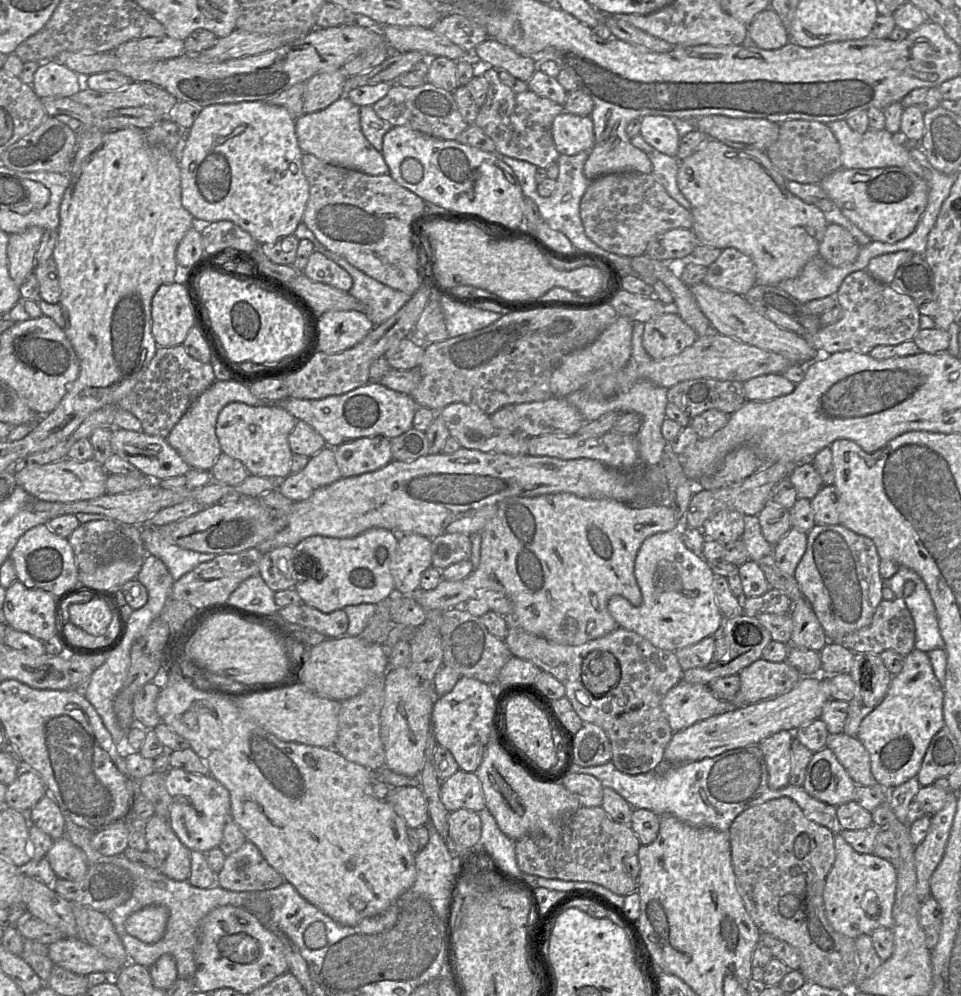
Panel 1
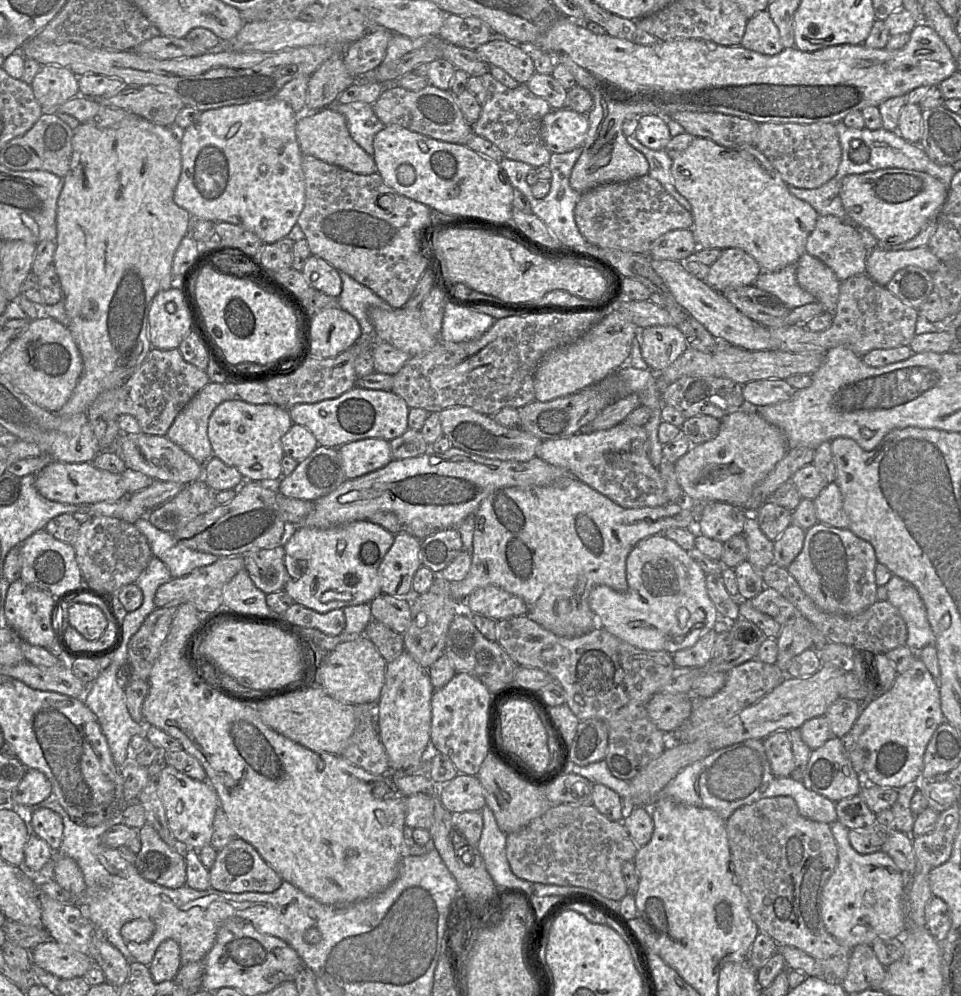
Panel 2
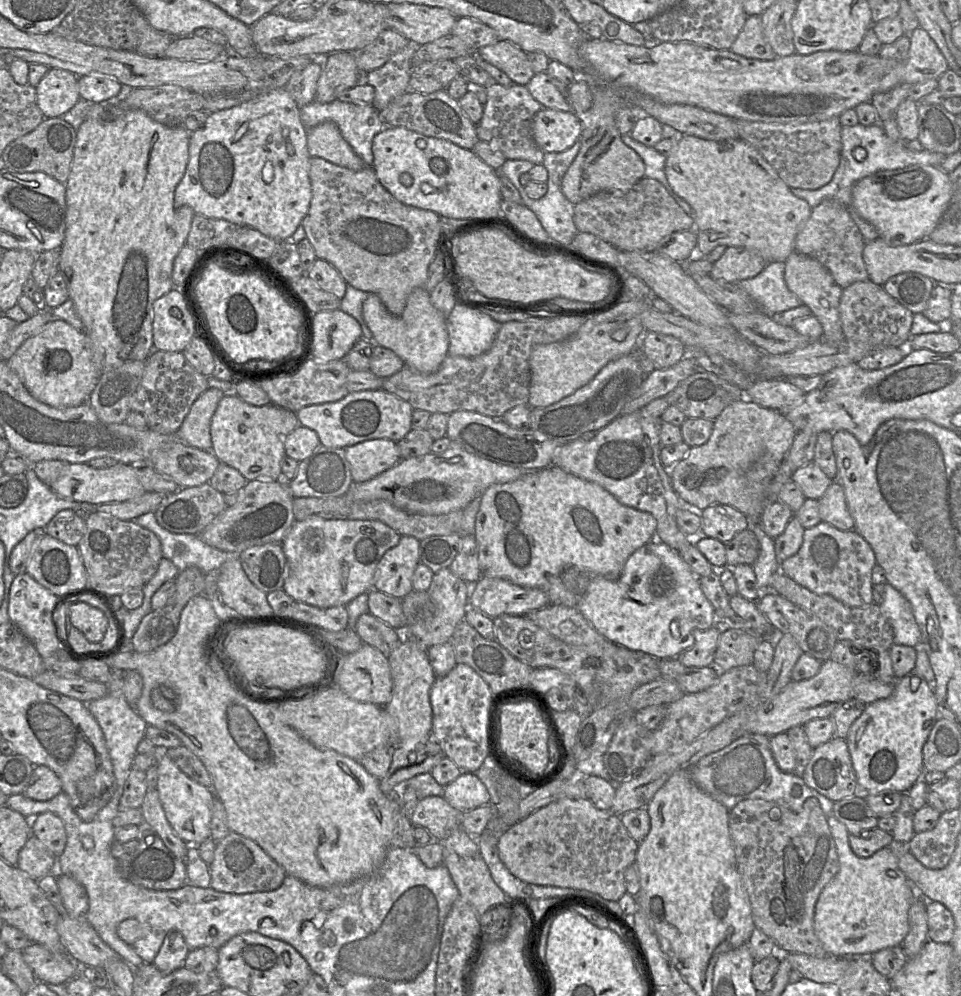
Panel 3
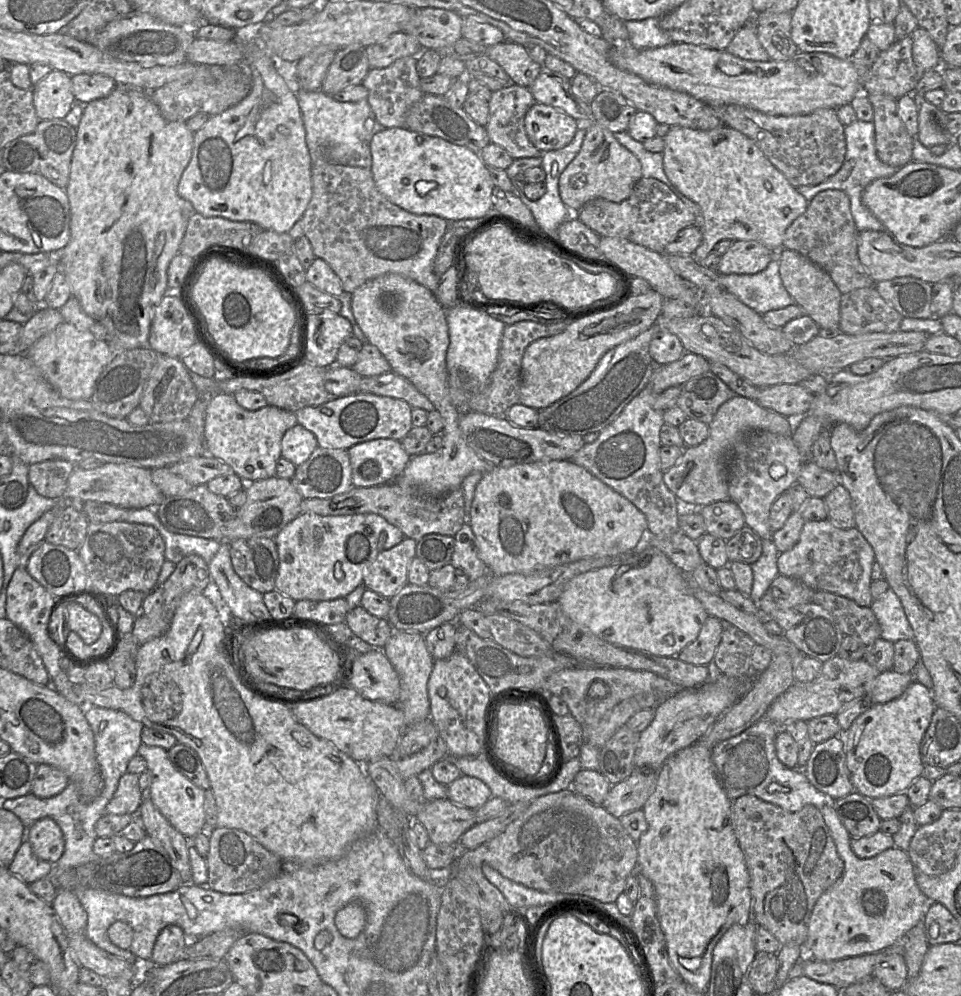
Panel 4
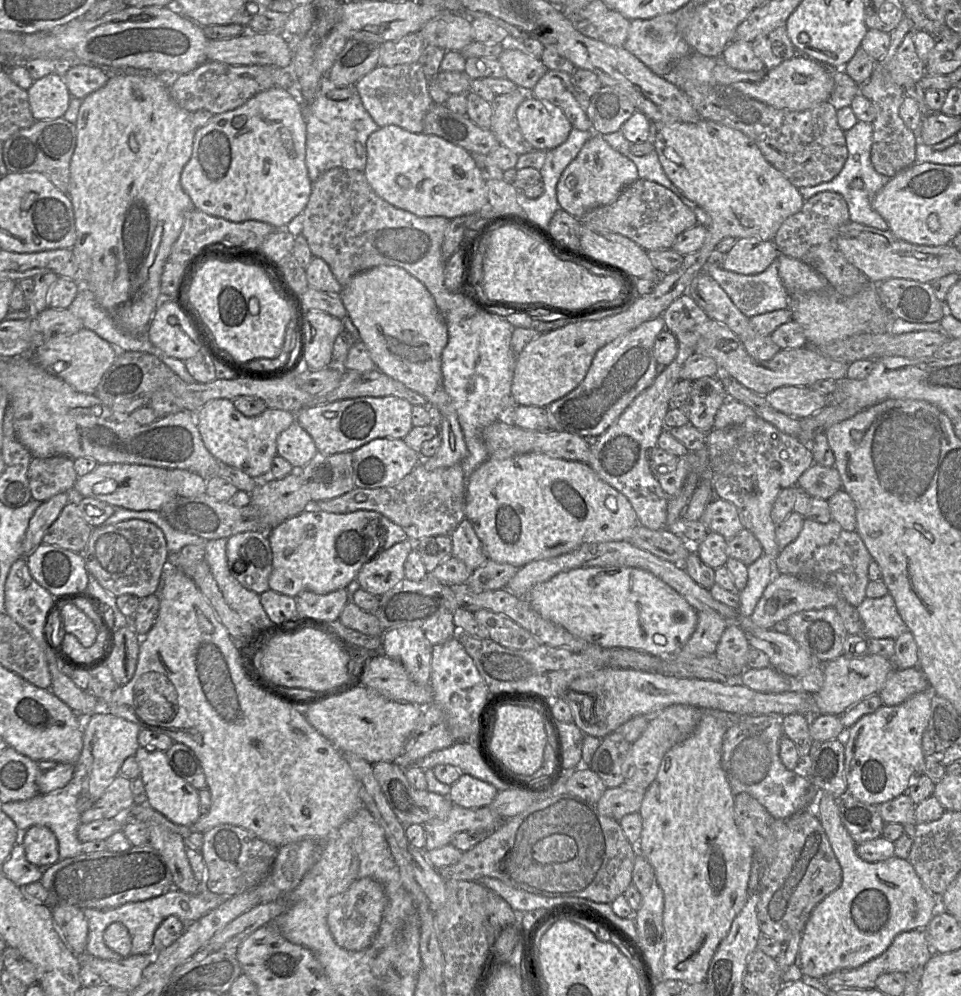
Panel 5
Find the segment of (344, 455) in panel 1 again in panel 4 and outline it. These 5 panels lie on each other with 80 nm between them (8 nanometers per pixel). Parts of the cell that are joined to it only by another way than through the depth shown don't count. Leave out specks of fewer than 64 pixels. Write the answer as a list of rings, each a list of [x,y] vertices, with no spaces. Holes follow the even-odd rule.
[[[375,439],[347,450],[356,487],[373,487],[393,482],[404,470],[411,456],[400,441]]]

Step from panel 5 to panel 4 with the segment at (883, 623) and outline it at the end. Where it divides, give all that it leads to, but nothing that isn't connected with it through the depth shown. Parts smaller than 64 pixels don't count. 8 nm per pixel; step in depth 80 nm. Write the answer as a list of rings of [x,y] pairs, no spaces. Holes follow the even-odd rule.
[[[888,588],[886,592],[873,599],[870,608],[879,622],[881,639],[893,643],[898,640],[913,640],[913,629],[900,599],[892,589]]]

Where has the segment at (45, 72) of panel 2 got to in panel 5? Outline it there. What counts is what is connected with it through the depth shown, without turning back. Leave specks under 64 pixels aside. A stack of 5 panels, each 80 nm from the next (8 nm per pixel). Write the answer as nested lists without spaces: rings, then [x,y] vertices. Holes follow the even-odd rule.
[[[61,72],[35,80],[27,93],[31,113],[36,121],[63,117],[71,100]]]

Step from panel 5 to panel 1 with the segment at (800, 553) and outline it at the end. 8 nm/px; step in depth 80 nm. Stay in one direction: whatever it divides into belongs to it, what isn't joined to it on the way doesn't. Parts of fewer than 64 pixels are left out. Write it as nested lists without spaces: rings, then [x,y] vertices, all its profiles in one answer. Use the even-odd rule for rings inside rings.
[[[817,525],[807,533],[806,550],[794,572],[800,592],[814,610],[829,641],[859,630],[872,621],[882,599],[883,580],[873,541],[846,527]]]

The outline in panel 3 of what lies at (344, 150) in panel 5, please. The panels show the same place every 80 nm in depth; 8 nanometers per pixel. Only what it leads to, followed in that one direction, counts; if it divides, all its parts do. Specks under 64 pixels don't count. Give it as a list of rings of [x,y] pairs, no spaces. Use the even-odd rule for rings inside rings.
[[[338,99],[330,103],[313,101],[300,107],[301,120],[308,131],[320,123],[331,121],[337,125],[343,139],[351,146],[353,151],[365,162],[367,167],[373,165],[372,140],[374,136],[385,127],[379,112],[372,104],[342,102]]]

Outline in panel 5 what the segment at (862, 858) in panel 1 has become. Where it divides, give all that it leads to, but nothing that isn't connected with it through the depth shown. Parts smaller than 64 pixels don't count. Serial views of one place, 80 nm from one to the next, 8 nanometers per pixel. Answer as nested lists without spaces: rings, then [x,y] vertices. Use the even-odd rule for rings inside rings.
[[[820,793],[813,807],[827,834],[842,869],[841,885],[810,914],[802,931],[798,966],[804,977],[821,979],[842,969],[857,968],[884,953],[902,932],[925,929],[940,910],[939,897],[922,883],[908,859],[893,856],[880,862],[866,862],[857,854],[857,844],[844,826],[837,799]]]

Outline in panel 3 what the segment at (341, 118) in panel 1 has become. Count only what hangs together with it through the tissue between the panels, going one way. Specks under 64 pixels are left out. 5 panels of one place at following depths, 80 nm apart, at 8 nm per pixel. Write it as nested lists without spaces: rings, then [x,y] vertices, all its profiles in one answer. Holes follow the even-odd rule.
[[[331,121],[320,123],[307,131],[307,146],[311,157],[320,157],[354,171],[367,167]]]

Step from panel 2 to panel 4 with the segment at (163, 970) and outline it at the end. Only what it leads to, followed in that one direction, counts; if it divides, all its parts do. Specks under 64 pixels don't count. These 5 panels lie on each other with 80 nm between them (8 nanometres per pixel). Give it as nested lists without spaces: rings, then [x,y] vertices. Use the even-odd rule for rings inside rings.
[[[177,925],[164,927],[153,947],[151,965],[164,966],[185,958],[188,939]]]

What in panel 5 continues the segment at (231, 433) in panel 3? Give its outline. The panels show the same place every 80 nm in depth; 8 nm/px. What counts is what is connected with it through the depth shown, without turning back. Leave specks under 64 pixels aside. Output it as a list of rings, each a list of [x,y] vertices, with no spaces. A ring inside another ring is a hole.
[[[228,399],[206,403],[195,413],[195,420],[206,449],[216,459],[258,481],[269,476],[272,460],[277,455],[278,436],[296,421],[294,413],[268,407],[257,416],[247,417]]]

